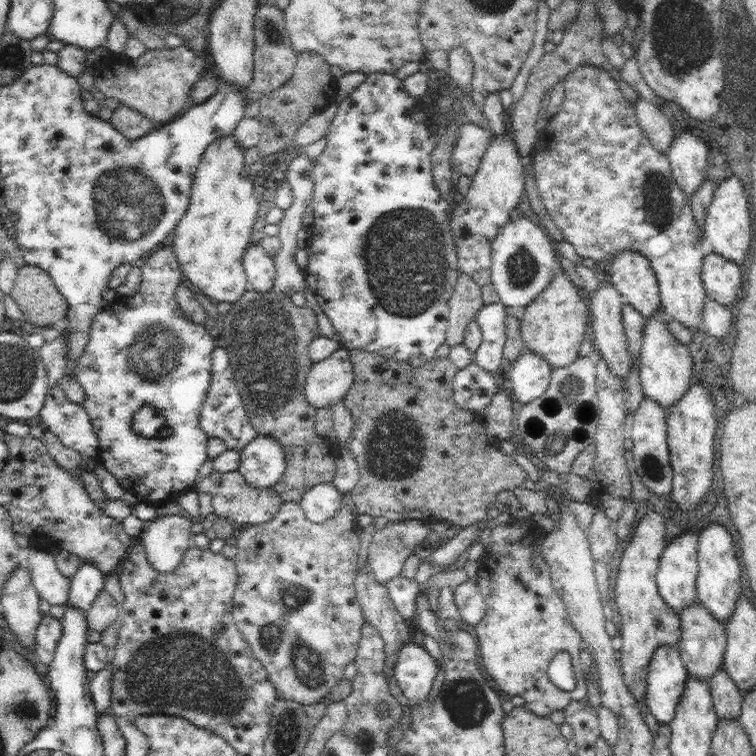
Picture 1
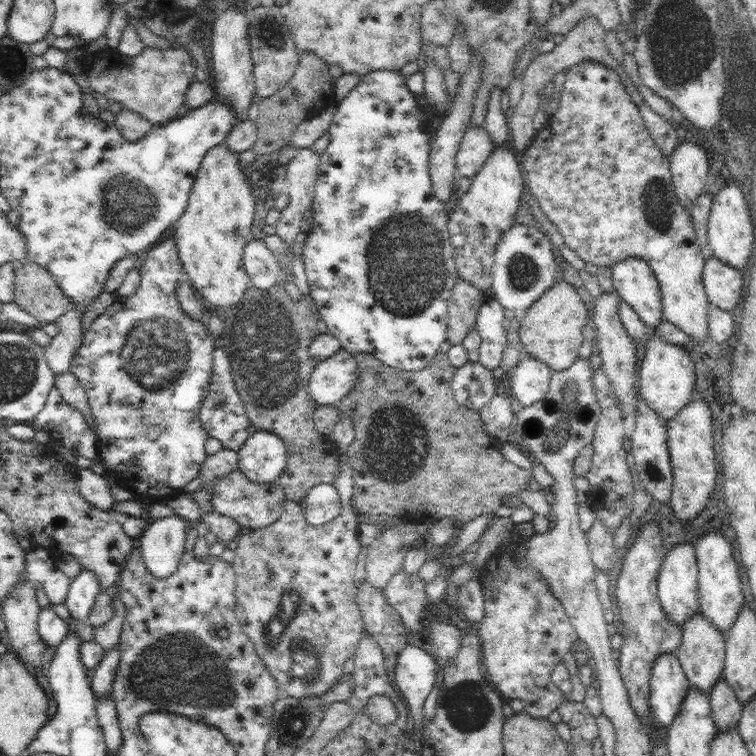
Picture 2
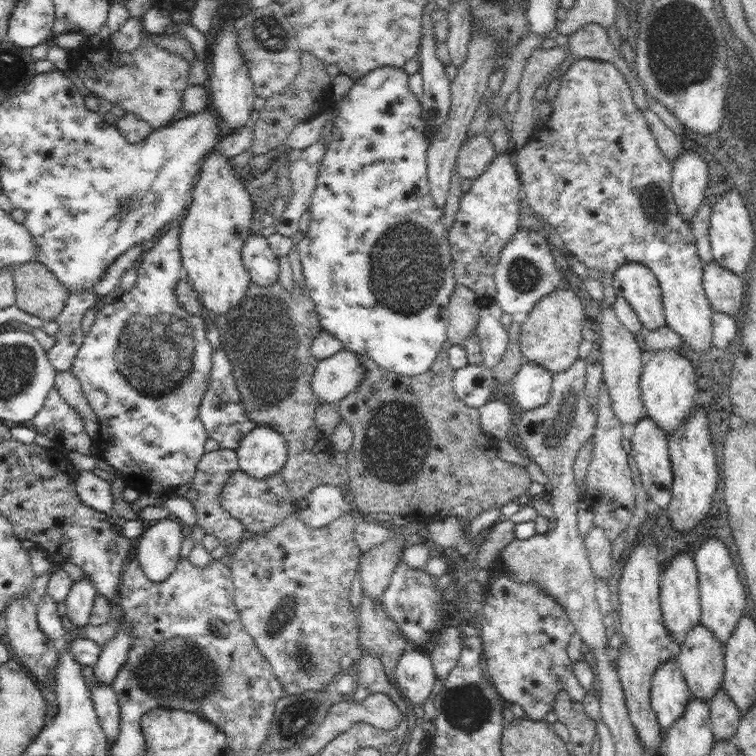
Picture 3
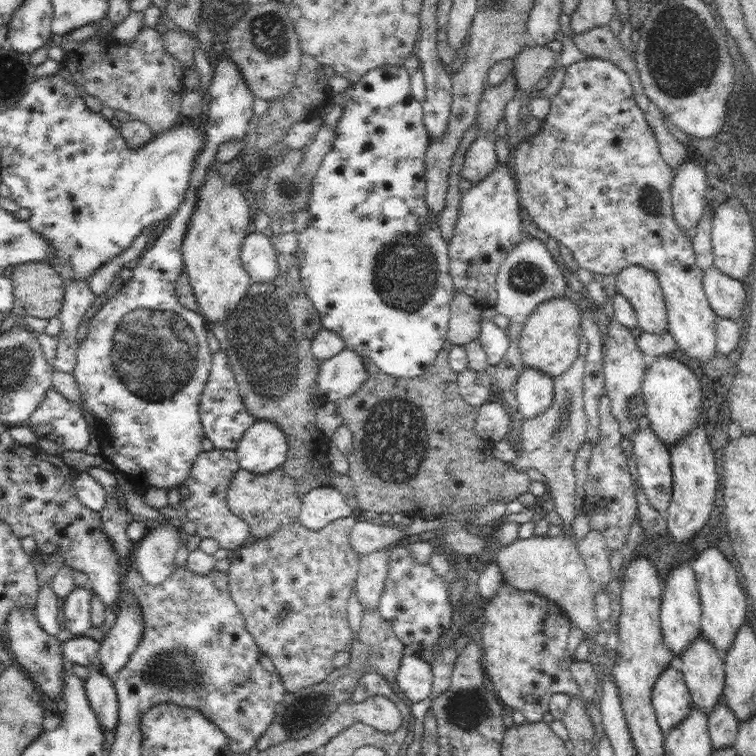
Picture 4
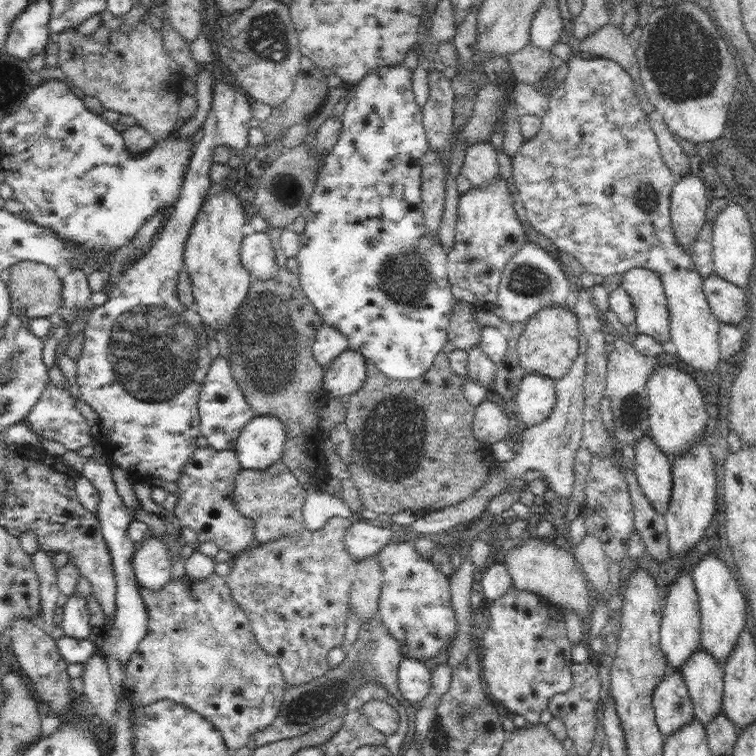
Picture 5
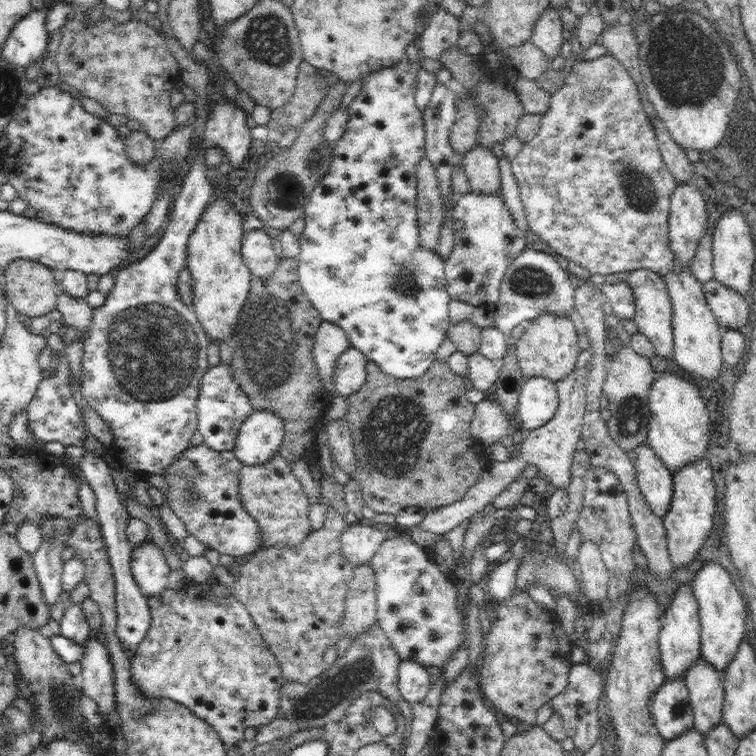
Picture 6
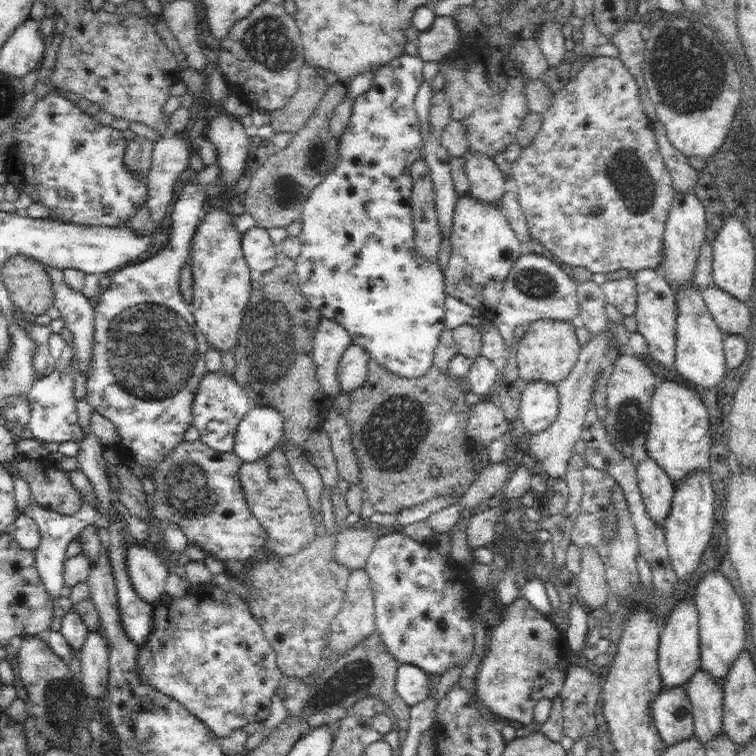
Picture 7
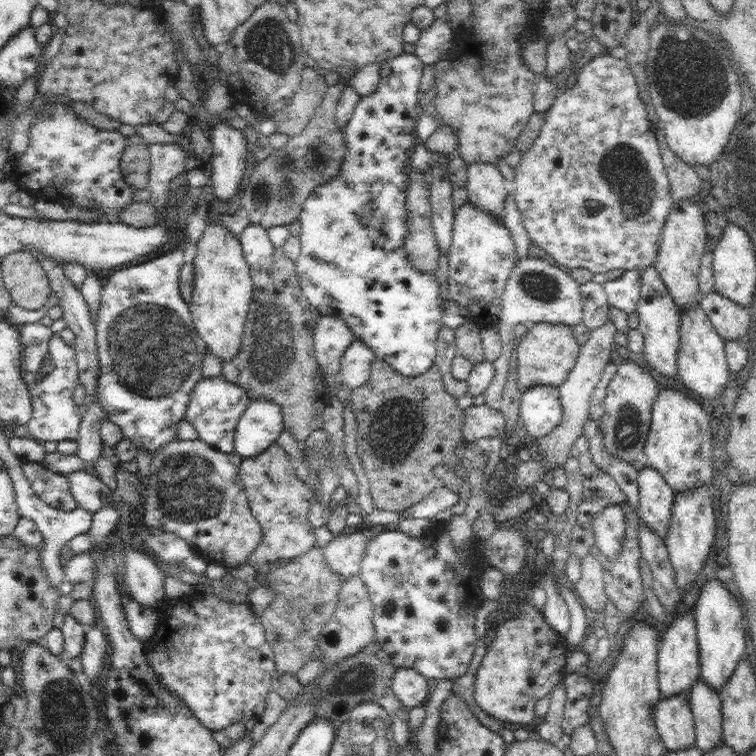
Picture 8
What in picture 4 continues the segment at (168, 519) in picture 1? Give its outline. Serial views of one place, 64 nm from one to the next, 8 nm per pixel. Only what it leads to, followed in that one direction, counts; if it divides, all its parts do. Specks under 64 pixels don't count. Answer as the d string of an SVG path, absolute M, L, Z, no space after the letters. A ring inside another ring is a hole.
M159 520L151 524L145 536L135 542L133 564L141 580L147 586L163 586L167 578L173 574L175 554L181 546L181 538L177 528L169 520Z

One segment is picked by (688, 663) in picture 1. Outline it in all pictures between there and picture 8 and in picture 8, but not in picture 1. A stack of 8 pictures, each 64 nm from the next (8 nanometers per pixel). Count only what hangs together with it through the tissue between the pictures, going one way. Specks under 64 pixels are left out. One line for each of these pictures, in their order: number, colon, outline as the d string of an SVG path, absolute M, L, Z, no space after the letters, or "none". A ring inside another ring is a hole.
2: M701 610L693 612L683 624L681 624L681 644L675 650L681 668L689 680L689 686L695 686L697 690L709 694L713 684L719 680L723 674L723 664L725 664L725 636L717 626L713 626Z
3: M697 624L697 626L687 630L687 634L685 634L675 658L679 662L679 670L681 670L683 678L687 682L689 694L691 696L699 696L701 700L705 700L709 704L709 700L719 690L719 686L723 686L723 674L725 674L723 644L717 640L717 636L709 628Z
4: M699 632L699 636L695 636L695 640L689 644L689 648L685 648L685 652L679 654L679 658L681 674L691 702L705 714L709 714L719 698L723 698L723 656L717 652L713 642L705 638L703 632Z
5: M699 646L689 660L679 666L679 672L693 702L693 716L707 726L723 706L723 664L719 664L713 654Z
6: M699 656L695 664L691 664L683 672L681 678L689 692L695 728L701 734L707 734L723 718L721 672L713 664L709 664L703 656Z
7: M703 666L685 684L693 712L693 732L705 744L723 730L723 692L721 682Z
8: M699 676L689 688L689 704L695 722L695 746L705 754L723 742L721 696Z

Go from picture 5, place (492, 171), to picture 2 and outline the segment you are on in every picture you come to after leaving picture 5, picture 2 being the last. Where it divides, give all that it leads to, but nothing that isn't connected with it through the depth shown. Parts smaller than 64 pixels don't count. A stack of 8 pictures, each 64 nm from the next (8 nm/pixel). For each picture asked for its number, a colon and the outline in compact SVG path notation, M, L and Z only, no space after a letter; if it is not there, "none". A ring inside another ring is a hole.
2: M471 124L463 132L463 138L457 146L455 172L461 176L467 176L467 178L477 176L479 168L485 164L487 156L491 154L491 148L493 148L493 142L487 136L485 128Z
3: M477 132L477 136L467 134L457 152L455 172L461 178L467 178L473 182L487 170L493 158L495 158L495 148L489 142L489 136L485 132Z
4: M485 134L469 144L461 162L461 178L467 178L471 182L485 180L485 176L489 176L489 172L499 164L493 138L493 134Z

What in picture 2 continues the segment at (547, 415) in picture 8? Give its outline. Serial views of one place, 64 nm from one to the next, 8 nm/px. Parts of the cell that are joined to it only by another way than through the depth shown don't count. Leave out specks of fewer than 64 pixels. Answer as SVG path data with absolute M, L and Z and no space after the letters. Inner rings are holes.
M527 352L519 358L517 366L507 378L507 394L521 406L531 406L545 396L551 382L551 368L531 358Z

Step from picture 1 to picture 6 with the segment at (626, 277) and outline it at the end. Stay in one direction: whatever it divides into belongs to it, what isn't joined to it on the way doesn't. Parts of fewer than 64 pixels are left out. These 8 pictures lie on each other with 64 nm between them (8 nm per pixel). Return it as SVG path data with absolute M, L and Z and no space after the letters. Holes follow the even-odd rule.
M637 268L637 270L629 272L625 284L633 292L633 300L635 300L635 318L633 318L633 322L637 324L637 332L645 334L649 338L657 356L673 358L673 352L671 352L671 346L673 346L673 328L671 328L673 308L671 308L671 300L669 300L665 282L653 270Z

